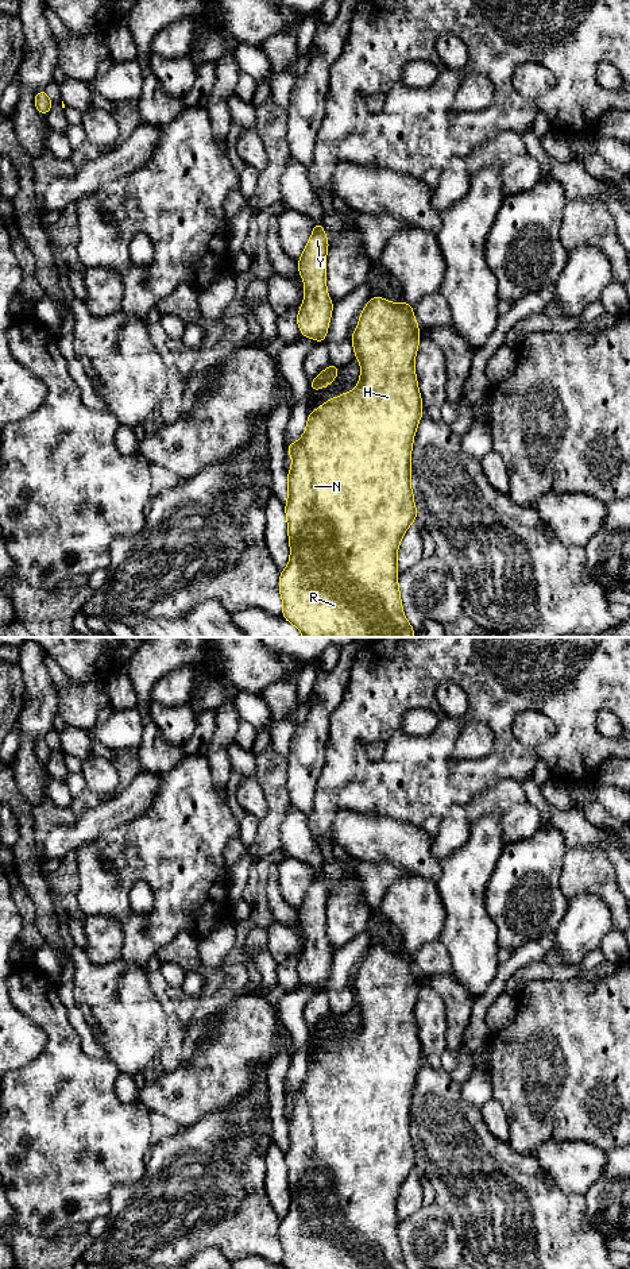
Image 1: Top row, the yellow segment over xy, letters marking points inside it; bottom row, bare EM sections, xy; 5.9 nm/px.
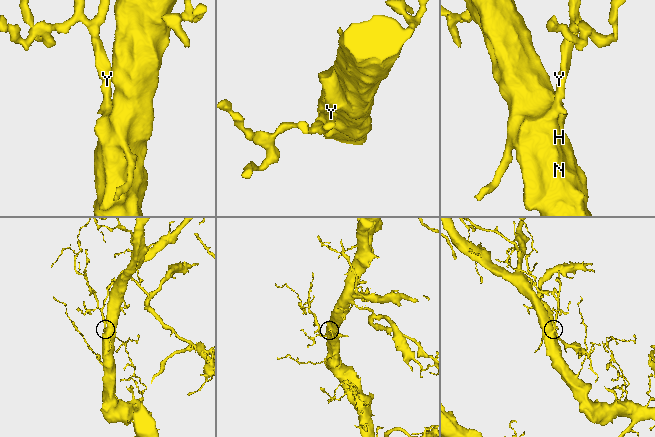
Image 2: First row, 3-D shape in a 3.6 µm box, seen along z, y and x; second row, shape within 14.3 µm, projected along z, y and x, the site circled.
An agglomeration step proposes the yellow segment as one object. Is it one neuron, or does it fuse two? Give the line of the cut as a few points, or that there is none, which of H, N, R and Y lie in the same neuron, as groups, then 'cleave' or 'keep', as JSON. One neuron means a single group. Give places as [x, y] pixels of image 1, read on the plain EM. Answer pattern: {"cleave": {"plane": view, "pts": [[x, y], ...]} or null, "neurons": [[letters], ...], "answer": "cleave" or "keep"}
{"cleave": null, "neurons": [["H", "N", "R", "Y"]], "answer": "keep"}

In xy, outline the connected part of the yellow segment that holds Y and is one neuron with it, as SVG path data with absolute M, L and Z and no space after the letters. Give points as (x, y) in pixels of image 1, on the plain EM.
M316 869L313 882L298 907L298 919L305 933L305 948L298 957L297 972L302 984L325 990L333 949L326 940L328 887L320 869Z

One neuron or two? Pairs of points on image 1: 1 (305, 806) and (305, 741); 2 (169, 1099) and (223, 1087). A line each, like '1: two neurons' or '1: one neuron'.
1: one neuron
2: one neuron

